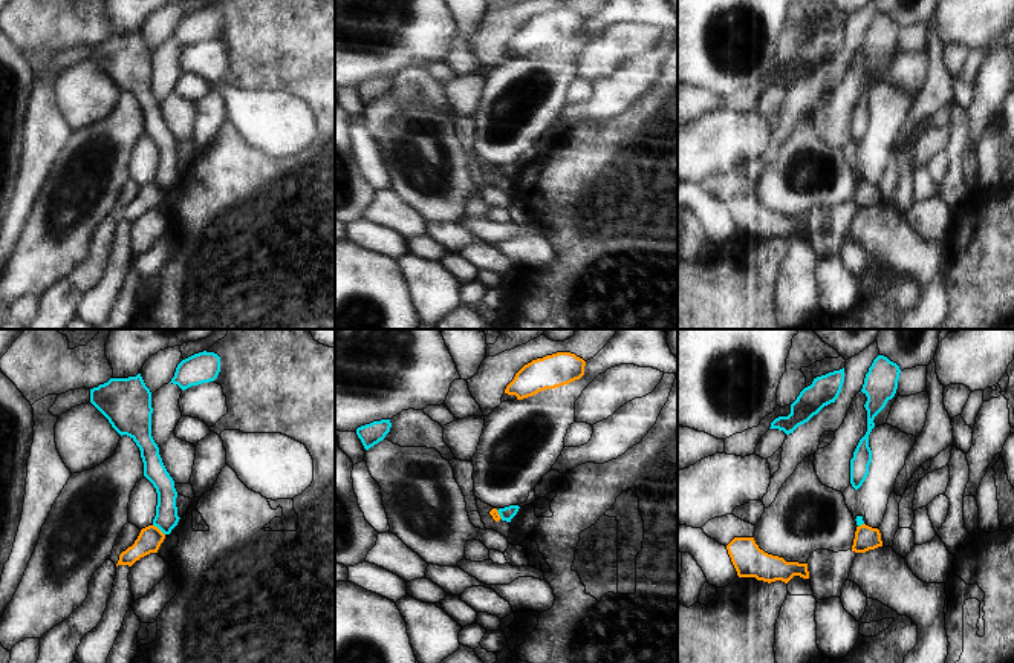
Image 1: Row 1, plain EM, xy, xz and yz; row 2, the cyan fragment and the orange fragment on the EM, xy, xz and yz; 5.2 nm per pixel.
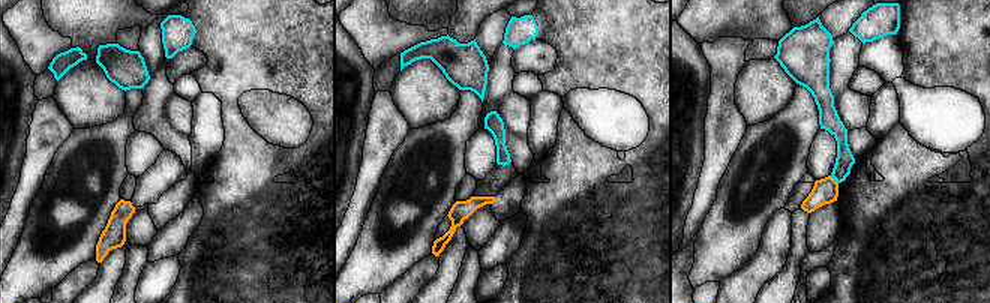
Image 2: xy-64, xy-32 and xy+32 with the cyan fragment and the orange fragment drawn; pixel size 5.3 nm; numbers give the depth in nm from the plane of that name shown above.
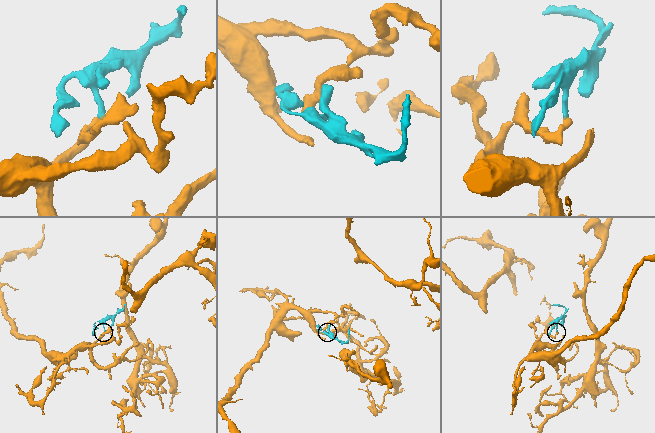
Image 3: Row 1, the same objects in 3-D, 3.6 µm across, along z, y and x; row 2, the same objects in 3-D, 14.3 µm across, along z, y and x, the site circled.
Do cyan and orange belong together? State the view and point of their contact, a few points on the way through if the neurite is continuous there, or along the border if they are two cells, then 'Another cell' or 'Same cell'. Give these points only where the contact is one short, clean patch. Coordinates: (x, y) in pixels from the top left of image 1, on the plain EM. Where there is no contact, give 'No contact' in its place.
Touches cyan at xy (159, 186). Boundary: xy (153, 181), (164, 192). Another cell

